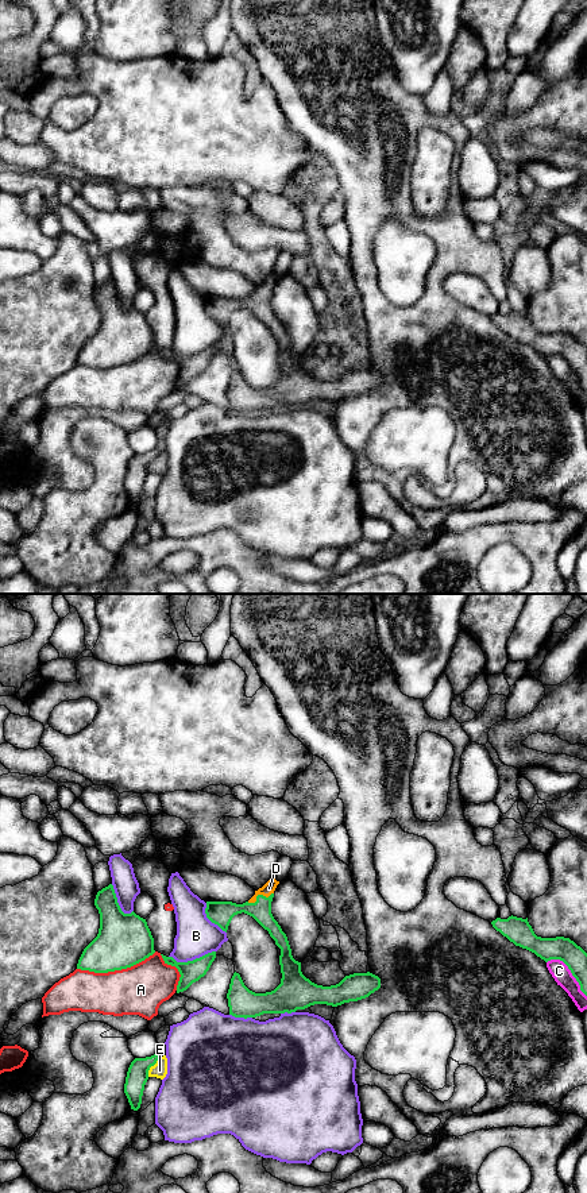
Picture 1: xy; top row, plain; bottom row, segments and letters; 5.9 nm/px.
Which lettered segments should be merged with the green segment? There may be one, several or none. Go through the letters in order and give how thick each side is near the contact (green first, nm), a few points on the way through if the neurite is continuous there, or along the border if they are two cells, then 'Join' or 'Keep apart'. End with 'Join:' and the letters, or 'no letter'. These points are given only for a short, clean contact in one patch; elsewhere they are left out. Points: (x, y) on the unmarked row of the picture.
A: Thickness 320 nm (green) against 300 nm. Keep apart
B: Thickness 130 nm (green) against 240 nm. Keep apart
C: Thickness 140 nm (green) against 110 nm. Keep apart
D: Thickness 140 nm (green) against 70 nm. Path across: xy (220, 308), (248, 302), (258, 290), (269, 284). Join
E: Thickness 130 nm (green) against 90 nm. Keep apart
Join: D

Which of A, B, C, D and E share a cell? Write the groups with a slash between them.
A / B / C / D / E

